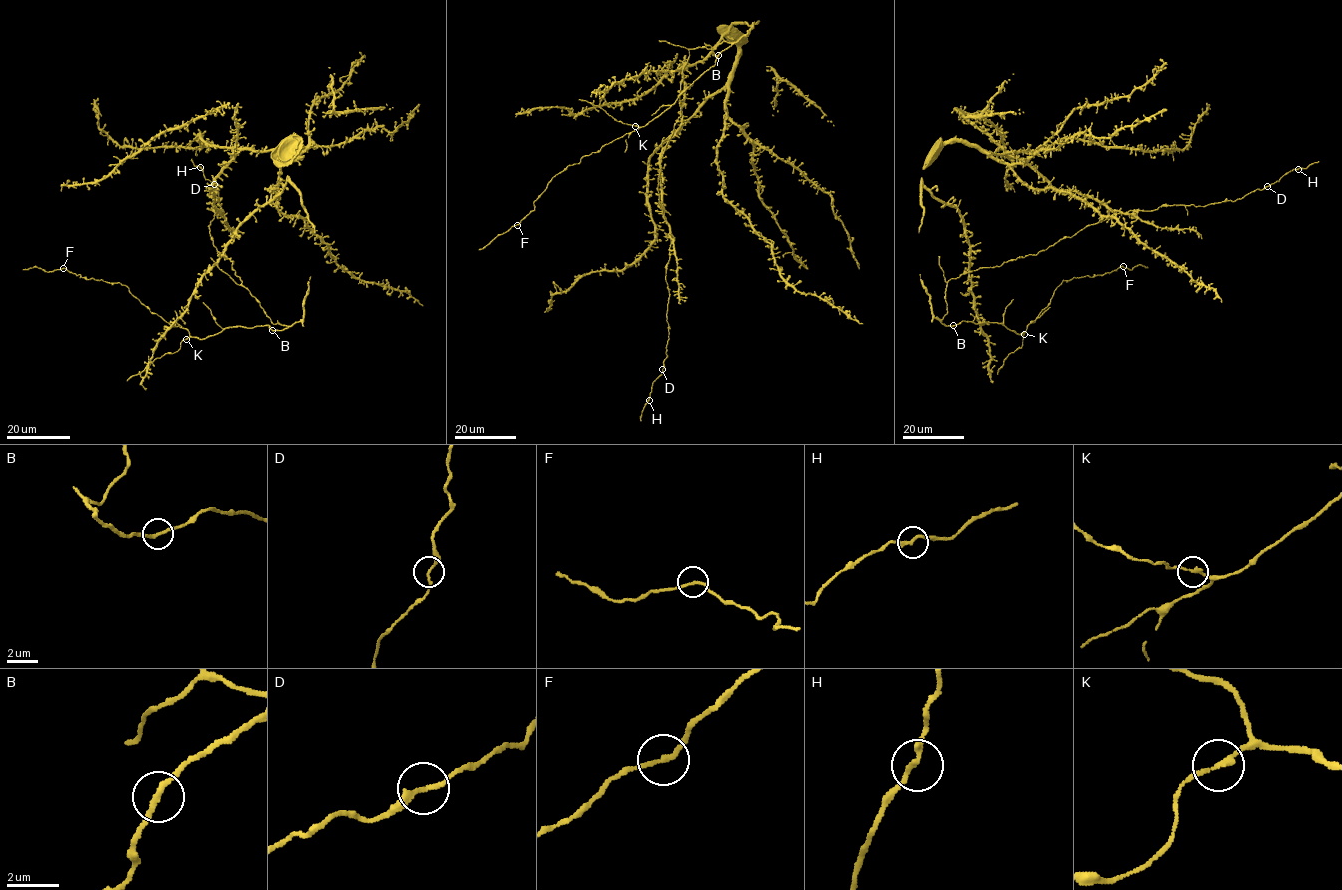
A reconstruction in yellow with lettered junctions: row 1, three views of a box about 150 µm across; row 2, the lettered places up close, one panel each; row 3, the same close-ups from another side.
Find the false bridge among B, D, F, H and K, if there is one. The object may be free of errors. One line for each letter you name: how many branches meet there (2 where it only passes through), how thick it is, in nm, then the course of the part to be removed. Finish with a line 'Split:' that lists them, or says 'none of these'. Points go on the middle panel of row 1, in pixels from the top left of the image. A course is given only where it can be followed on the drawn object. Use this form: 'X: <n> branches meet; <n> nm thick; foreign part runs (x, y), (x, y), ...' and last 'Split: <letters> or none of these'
Split: none of these

